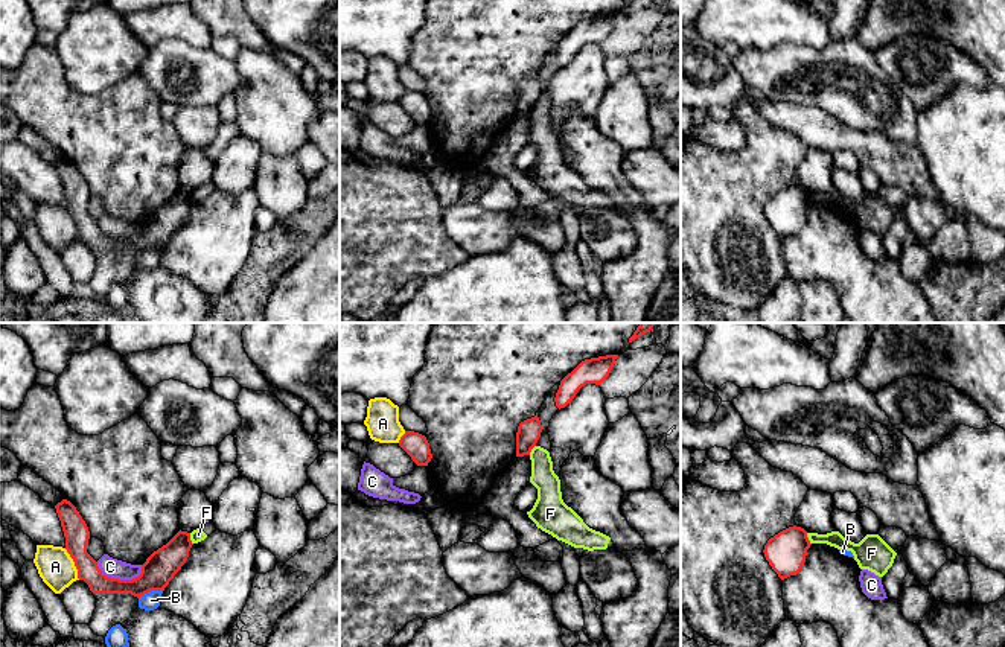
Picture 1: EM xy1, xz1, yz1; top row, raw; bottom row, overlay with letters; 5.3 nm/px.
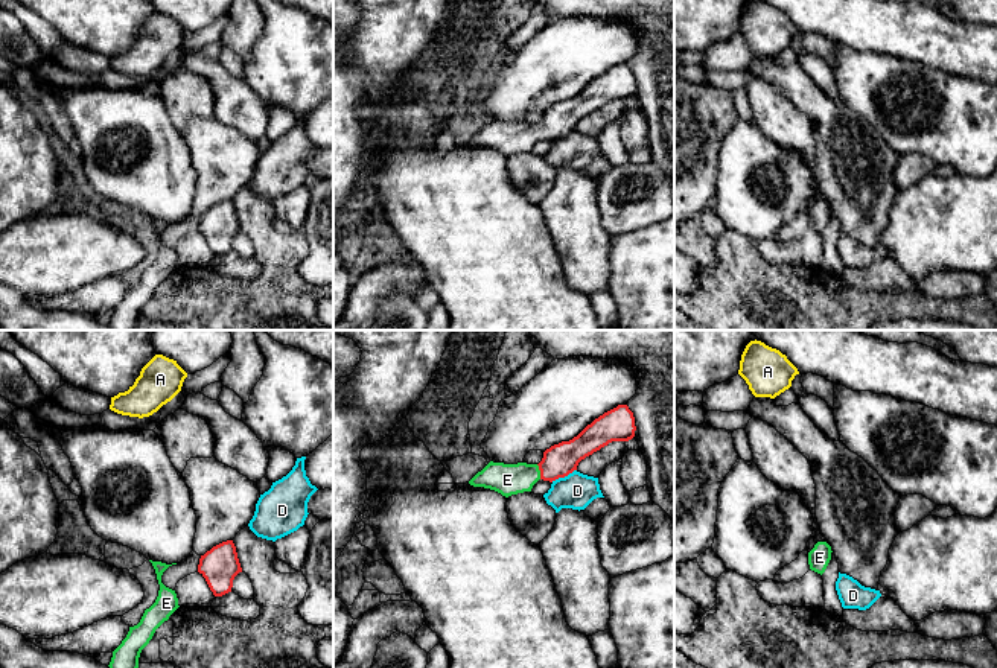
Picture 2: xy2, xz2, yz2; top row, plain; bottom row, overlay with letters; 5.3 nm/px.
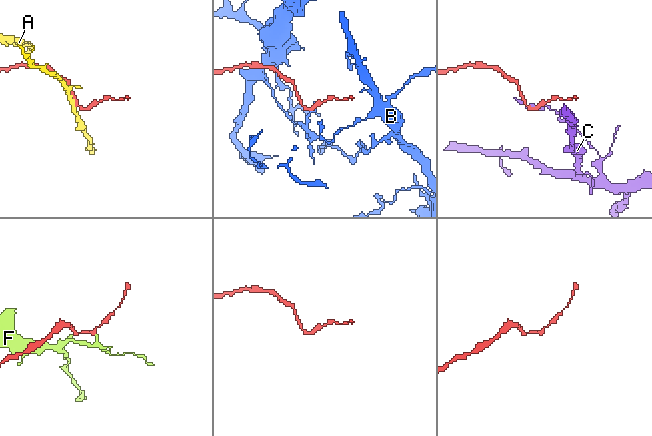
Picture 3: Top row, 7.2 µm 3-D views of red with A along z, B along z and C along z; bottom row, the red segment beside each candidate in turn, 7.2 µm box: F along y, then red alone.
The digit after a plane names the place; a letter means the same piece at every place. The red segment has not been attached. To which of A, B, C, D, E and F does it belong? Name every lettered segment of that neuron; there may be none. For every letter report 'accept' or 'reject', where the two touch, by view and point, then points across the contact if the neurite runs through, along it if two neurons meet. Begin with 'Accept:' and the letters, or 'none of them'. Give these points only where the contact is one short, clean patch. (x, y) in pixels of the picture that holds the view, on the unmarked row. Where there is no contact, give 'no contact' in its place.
Accept: E
A: reject; contact xy1 (75, 223)
B: reject; contact xy1 (151, 248); border xy1 (163, 247), (148, 250), (139, 258)
C: reject; contact xy1 (118, 238); border xy1 (96, 221), (111, 236), (134, 238), (142, 230)
D: reject; contact xz2 (563, 136); border xz2 (576, 128), (551, 140)
E: accept; contact xz2 (541, 131); way xz2 (560, 119), (541, 131), (507, 139)
F: reject; contact xy1 (189, 198); border xy1 (189, 192), (192, 203)

